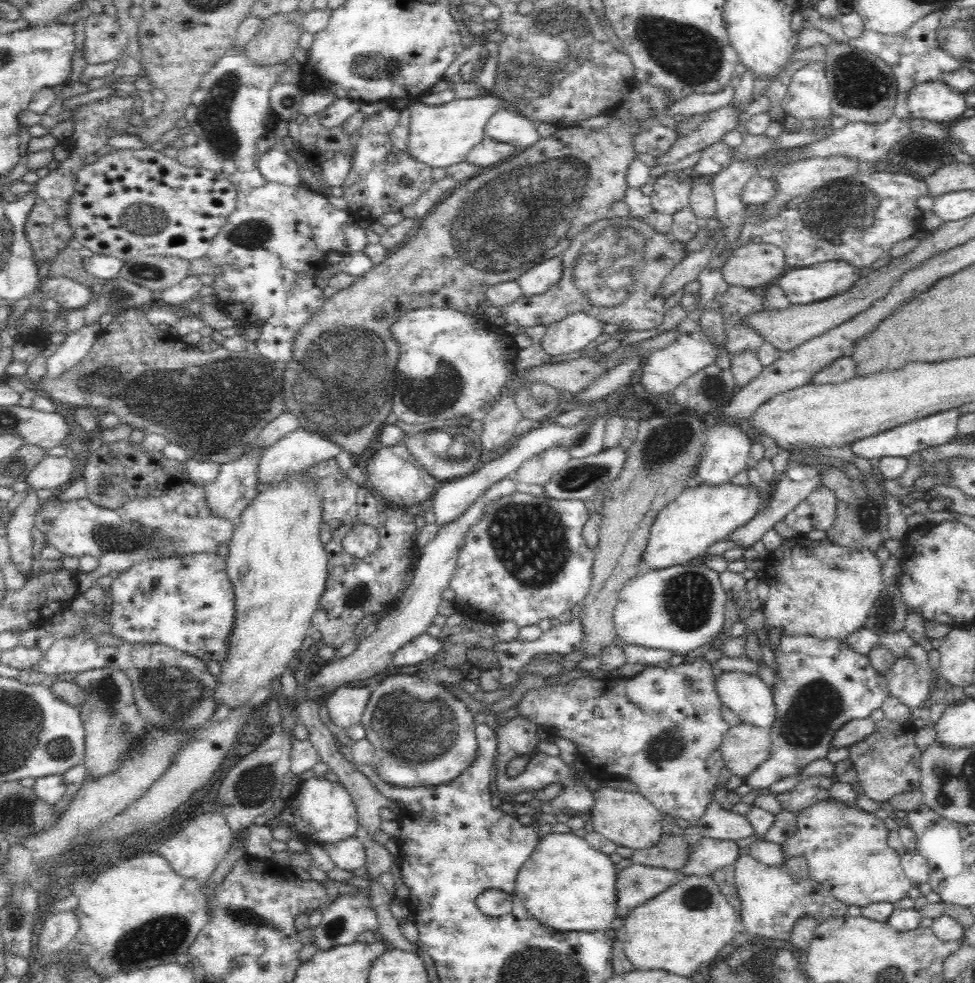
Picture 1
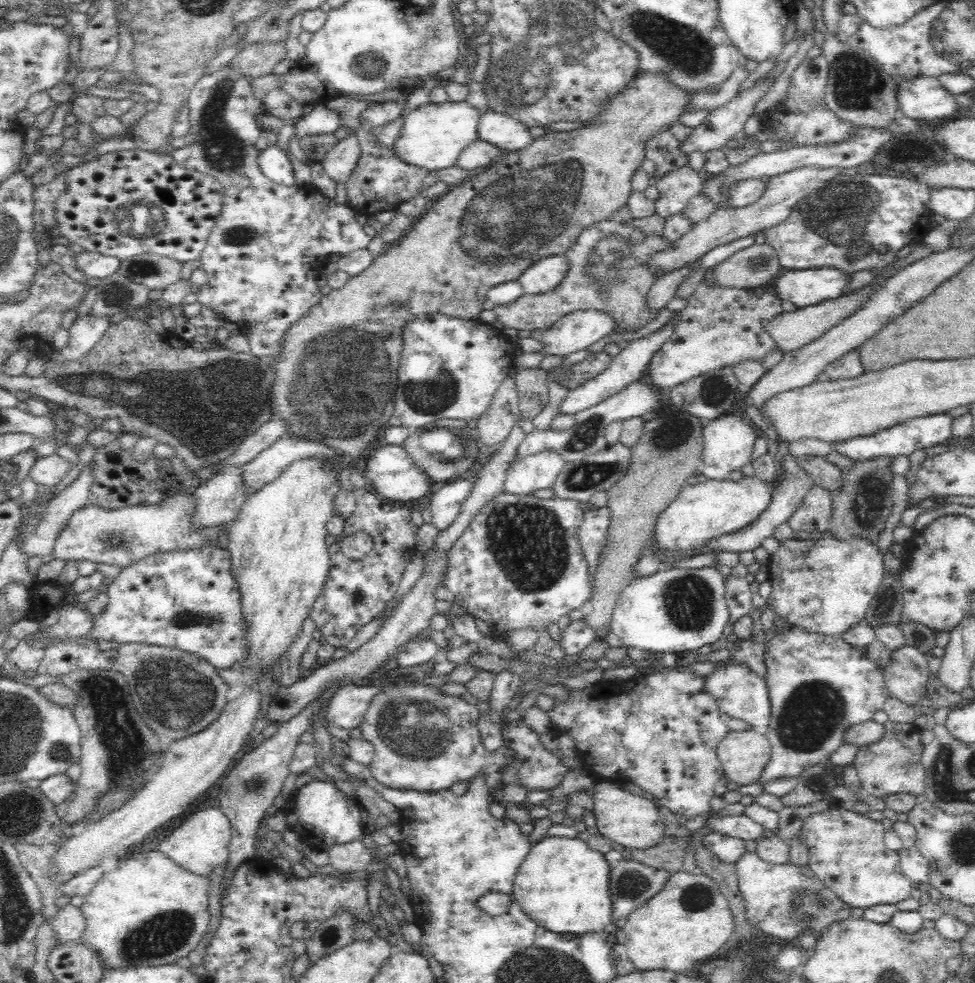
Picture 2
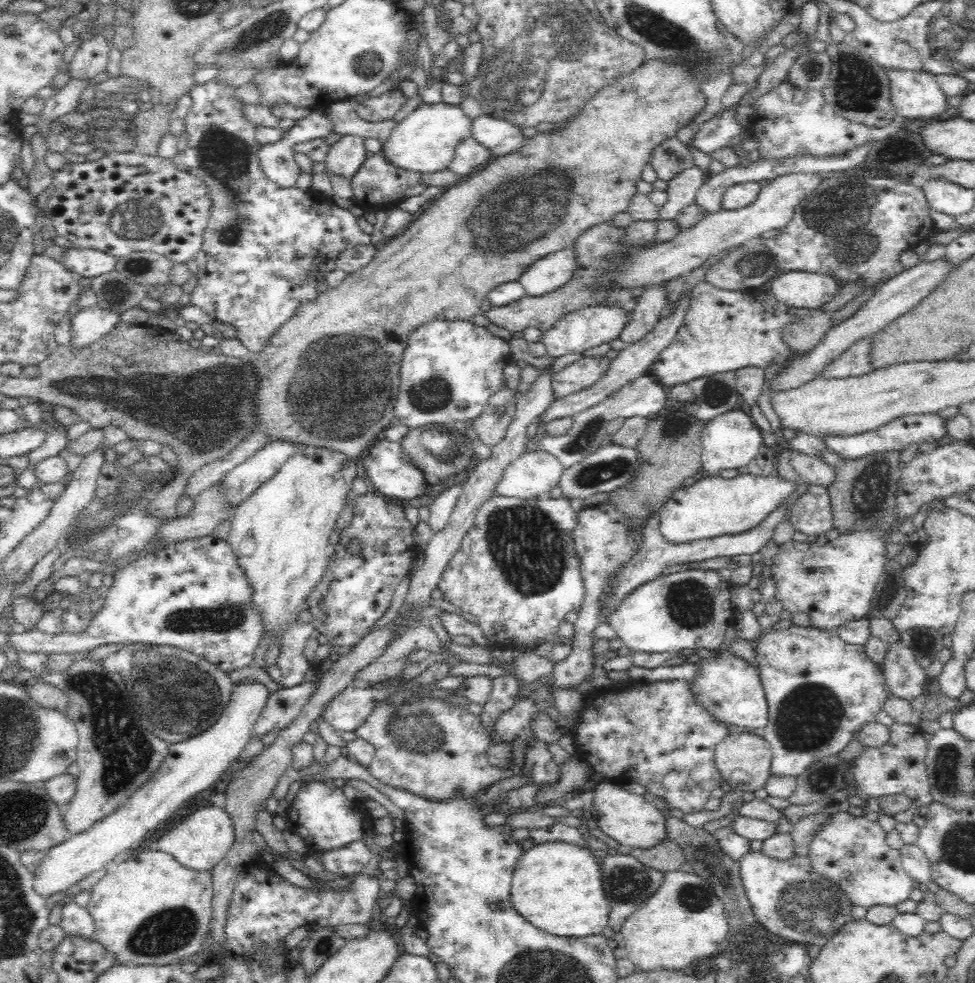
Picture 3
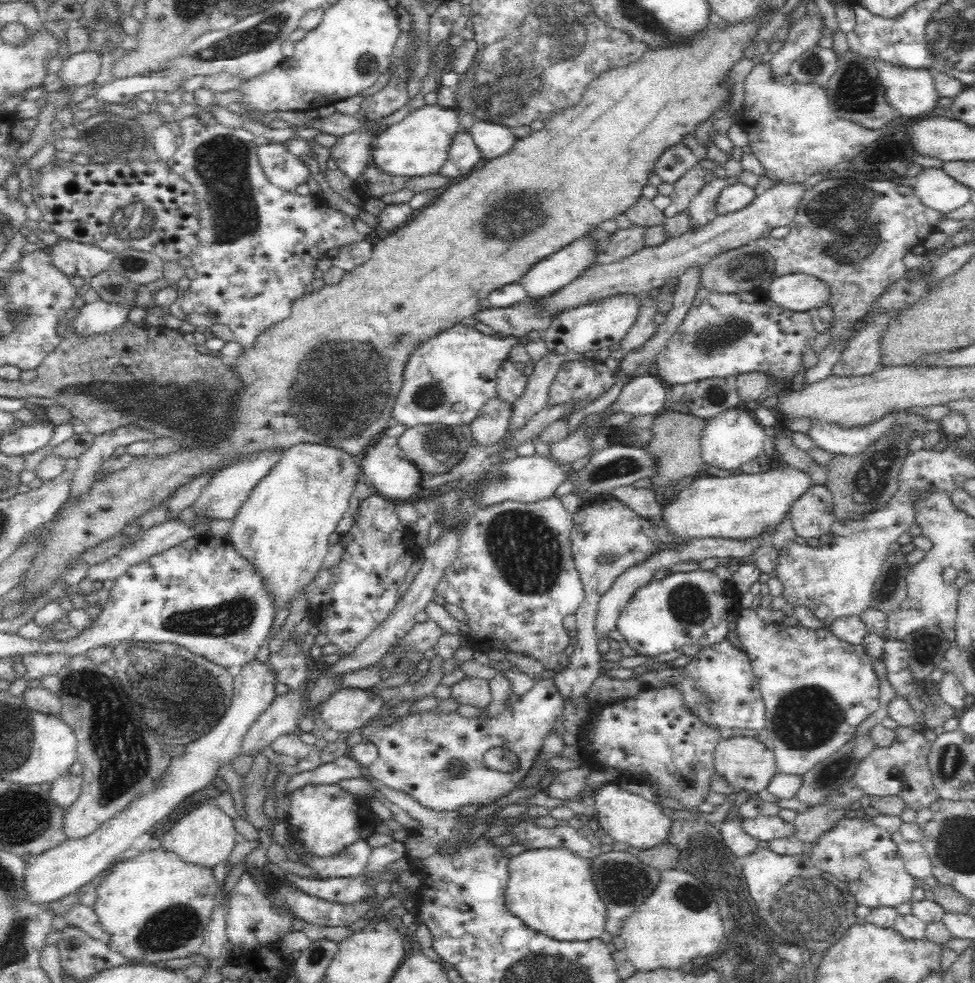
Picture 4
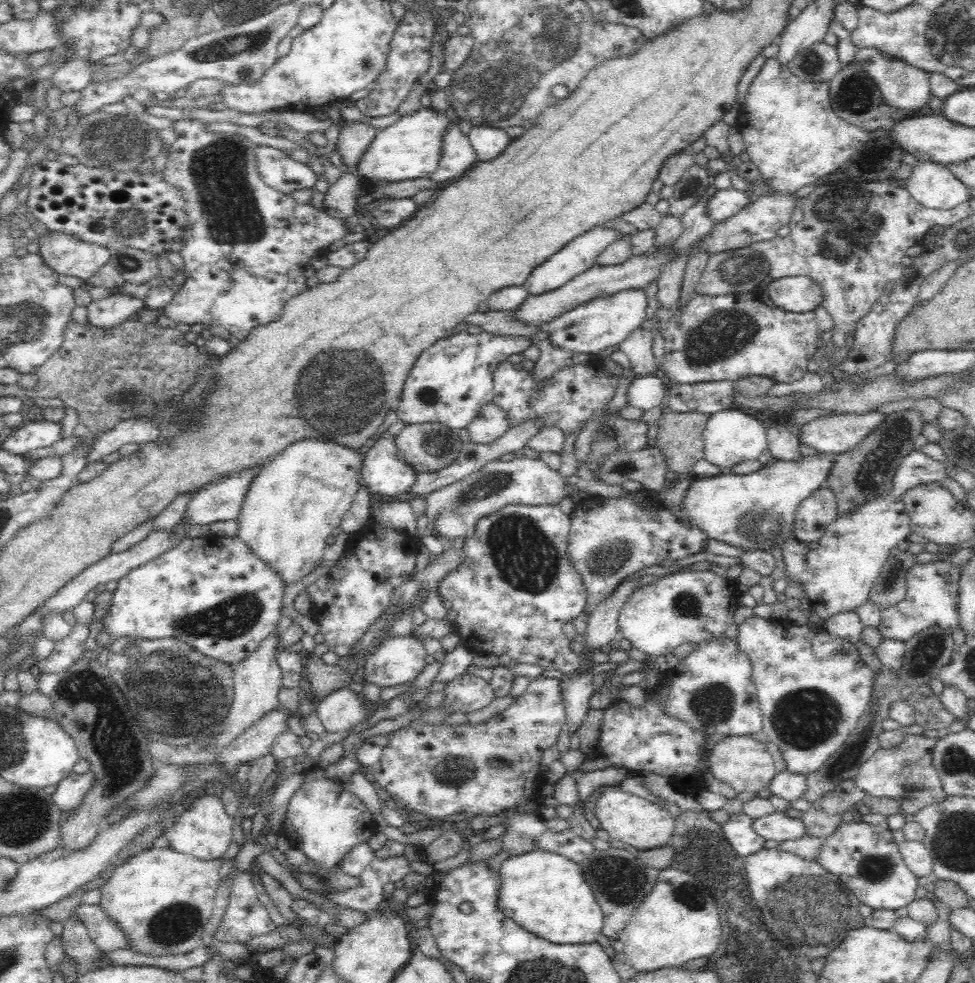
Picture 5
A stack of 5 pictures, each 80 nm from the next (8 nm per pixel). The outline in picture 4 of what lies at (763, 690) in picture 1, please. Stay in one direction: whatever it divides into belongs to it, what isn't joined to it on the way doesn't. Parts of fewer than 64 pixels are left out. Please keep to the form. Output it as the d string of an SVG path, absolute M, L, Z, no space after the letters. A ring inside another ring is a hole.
M726 639L709 647L701 647L698 655L691 657L690 663L683 669L684 678L675 687L682 693L689 712L716 728L750 728L750 730L756 731L765 727L766 708L764 700L762 693L760 693L757 676L754 674L750 659L744 650L735 648Z

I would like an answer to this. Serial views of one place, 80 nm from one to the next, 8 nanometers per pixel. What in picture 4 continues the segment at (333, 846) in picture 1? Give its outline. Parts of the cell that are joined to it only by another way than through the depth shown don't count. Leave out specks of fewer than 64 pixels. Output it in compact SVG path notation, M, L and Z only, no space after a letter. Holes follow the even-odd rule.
M363 838L334 856L322 858L307 852L303 858L306 865L318 872L320 879L357 877L369 862L371 850L372 847Z

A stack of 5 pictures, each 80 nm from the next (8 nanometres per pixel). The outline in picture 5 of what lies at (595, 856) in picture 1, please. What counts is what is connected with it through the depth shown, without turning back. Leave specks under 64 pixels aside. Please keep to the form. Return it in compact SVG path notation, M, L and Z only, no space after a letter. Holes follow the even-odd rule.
M548 850L508 857L499 868L498 908L528 932L556 944L588 944L600 938L604 913L584 882L581 863Z

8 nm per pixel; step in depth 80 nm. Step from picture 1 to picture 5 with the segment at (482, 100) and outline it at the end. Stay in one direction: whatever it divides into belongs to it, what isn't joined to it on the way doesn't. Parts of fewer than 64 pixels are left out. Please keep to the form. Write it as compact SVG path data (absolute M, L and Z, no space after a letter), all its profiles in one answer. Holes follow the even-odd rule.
M431 107L417 109L413 114L404 116L396 124L375 134L364 158L360 158L355 174L362 182L379 178L390 183L431 176L440 164L442 138L450 126L452 121L446 114L440 114Z

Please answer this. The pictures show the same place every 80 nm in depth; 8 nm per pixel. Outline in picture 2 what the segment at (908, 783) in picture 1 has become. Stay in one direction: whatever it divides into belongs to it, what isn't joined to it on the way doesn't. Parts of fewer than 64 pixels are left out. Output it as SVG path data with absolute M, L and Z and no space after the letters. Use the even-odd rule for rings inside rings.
M886 721L882 724L884 734L872 744L858 746L852 761L859 774L861 788L866 795L885 800L897 792L909 792L921 799L924 792L924 767L921 763L923 745L920 742L922 729L913 723Z

